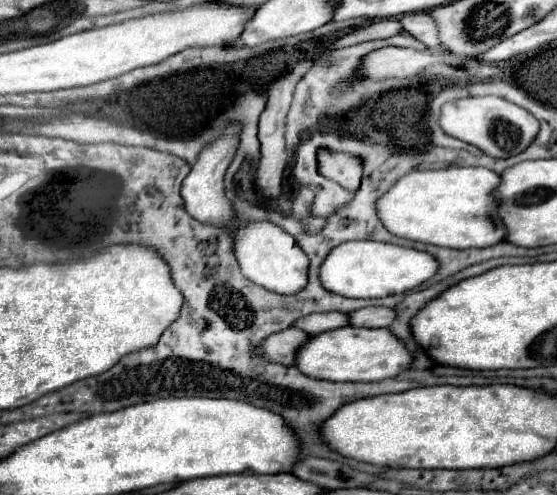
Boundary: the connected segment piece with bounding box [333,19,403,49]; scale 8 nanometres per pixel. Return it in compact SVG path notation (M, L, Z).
M383 19L383 21L377 21L369 27L363 27L363 29L357 29L345 37L341 37L333 49L341 49L341 47L349 47L349 45L355 45L355 43L363 43L363 41L373 41L373 39L389 39L389 37L395 37L403 31L403 25L399 23L399 19Z

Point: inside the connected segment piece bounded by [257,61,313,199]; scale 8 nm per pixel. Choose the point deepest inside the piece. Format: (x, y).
(274, 156)

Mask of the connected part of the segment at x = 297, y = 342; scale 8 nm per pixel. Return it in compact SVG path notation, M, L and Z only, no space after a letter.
M289 327L289 329L277 331L277 333L265 337L261 341L261 345L257 345L255 351L259 351L259 355L265 357L267 361L271 359L273 363L289 367L289 365L295 365L295 353L307 337L309 335L305 335L305 331Z

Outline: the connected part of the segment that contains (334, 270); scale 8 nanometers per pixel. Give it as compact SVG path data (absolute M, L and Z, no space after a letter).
M347 241L333 247L331 253L325 257L319 267L319 279L331 293L351 293L345 295L351 299L373 299L411 291L413 287L433 277L435 271L437 263L433 263L433 257L425 255L423 251L377 241Z

